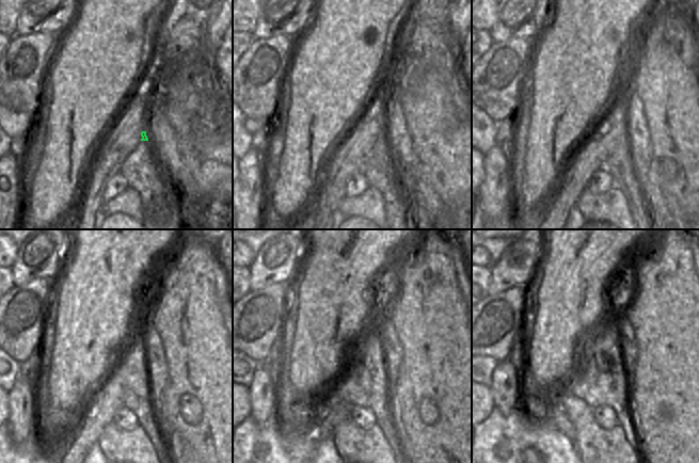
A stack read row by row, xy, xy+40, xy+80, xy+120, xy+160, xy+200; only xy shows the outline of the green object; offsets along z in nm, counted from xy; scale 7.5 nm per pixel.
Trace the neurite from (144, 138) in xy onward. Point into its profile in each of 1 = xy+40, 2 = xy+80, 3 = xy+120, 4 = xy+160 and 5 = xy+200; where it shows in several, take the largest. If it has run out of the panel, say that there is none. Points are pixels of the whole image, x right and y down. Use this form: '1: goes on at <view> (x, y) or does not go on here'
1: goes on at xy+40 (379, 156)
2: goes on at xy+80 (612, 126)
3: goes on at xy+120 (130, 372)
4: goes on at xy+160 (364, 382)
5: goes on at xy+200 (601, 380)

